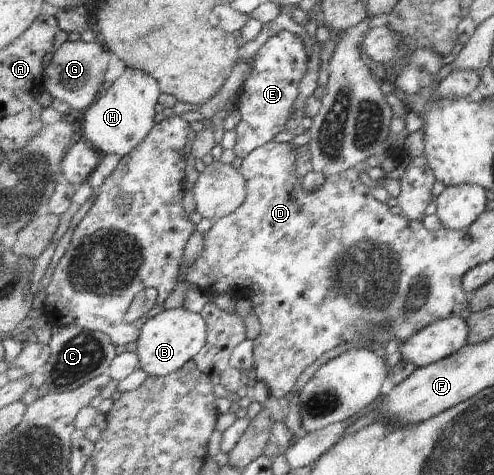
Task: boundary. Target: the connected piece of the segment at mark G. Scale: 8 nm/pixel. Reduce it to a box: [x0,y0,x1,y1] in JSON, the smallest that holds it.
[42,40,110,115]

